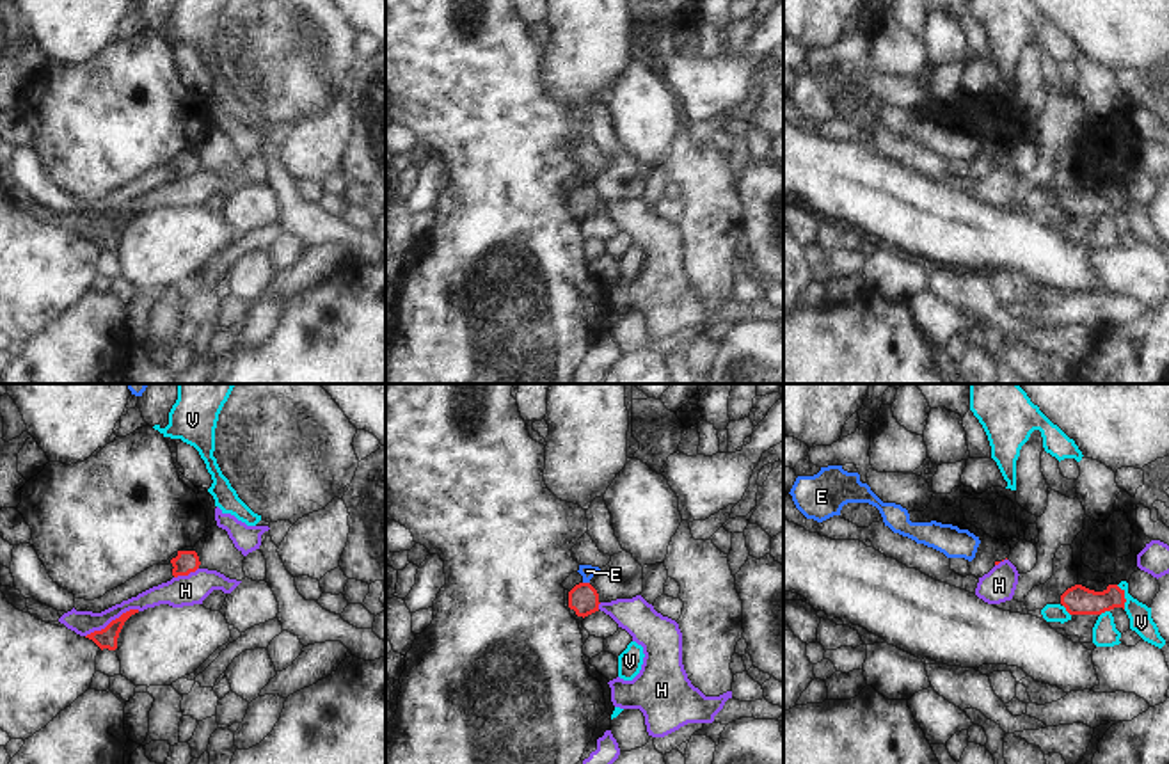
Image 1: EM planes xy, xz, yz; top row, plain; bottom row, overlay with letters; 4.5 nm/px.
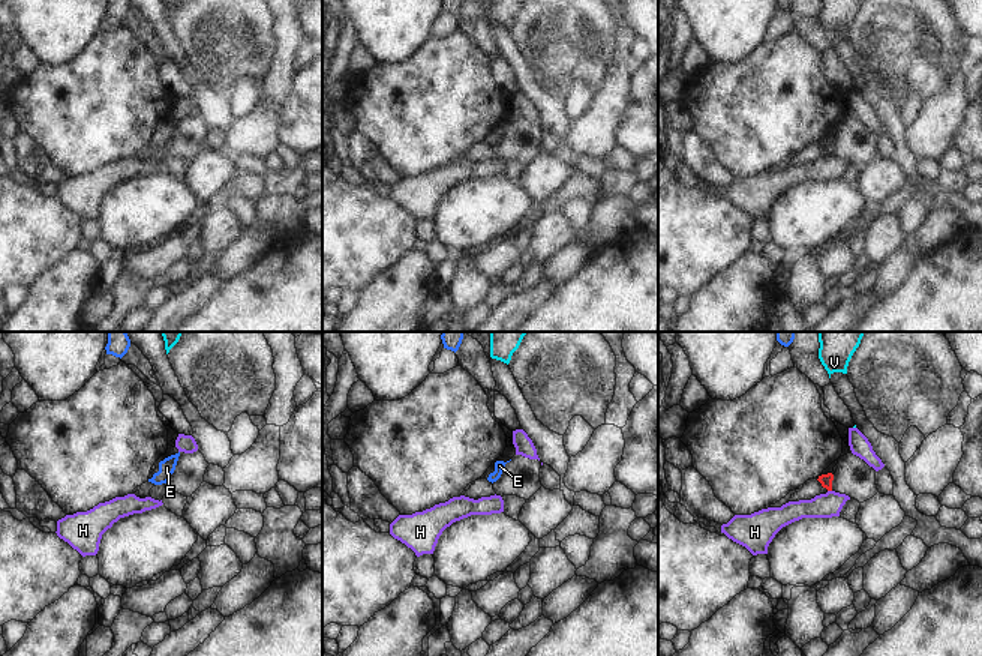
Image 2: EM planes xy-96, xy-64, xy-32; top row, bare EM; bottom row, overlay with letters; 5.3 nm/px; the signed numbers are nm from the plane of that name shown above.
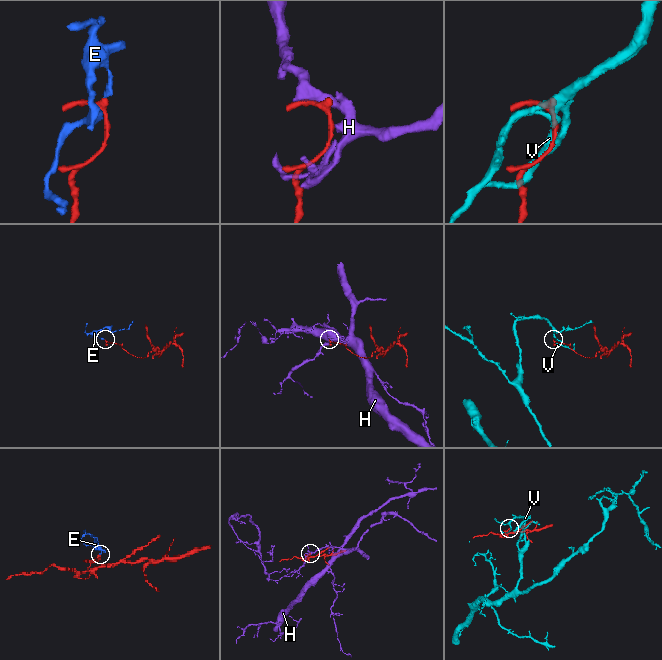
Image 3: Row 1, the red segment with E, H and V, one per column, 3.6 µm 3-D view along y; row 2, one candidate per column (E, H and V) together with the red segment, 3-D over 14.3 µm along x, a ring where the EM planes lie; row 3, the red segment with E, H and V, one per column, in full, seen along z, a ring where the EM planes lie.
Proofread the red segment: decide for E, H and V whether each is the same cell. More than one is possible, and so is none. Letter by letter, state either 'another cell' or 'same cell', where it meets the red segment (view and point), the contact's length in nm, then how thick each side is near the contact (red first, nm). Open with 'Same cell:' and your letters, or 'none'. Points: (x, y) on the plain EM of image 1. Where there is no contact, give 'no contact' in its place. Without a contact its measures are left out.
Same cell: none
E: another cell; contact xz (587, 185); length 30 nm; calibres 140 and 60 nm
H: another cell; contact xy (112, 222); length 280 nm; calibres 100 and 110 nm
V: another cell; contact yz (1123, 199); length 120 nm; calibres 130 and 100 nm

